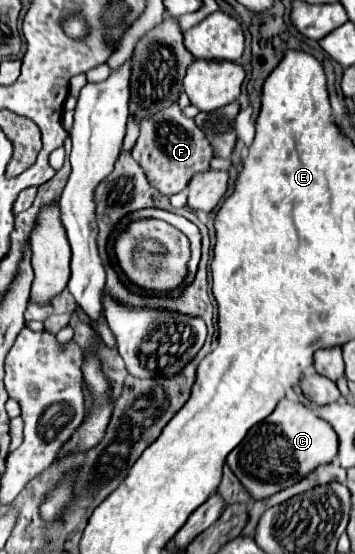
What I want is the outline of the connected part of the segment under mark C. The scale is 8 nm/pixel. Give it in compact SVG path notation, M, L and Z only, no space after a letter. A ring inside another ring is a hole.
M281 399L275 411L263 423L251 427L243 443L231 451L227 465L255 499L265 499L283 487L291 487L291 483L297 483L315 467L331 463L335 455L337 433L303 403Z

